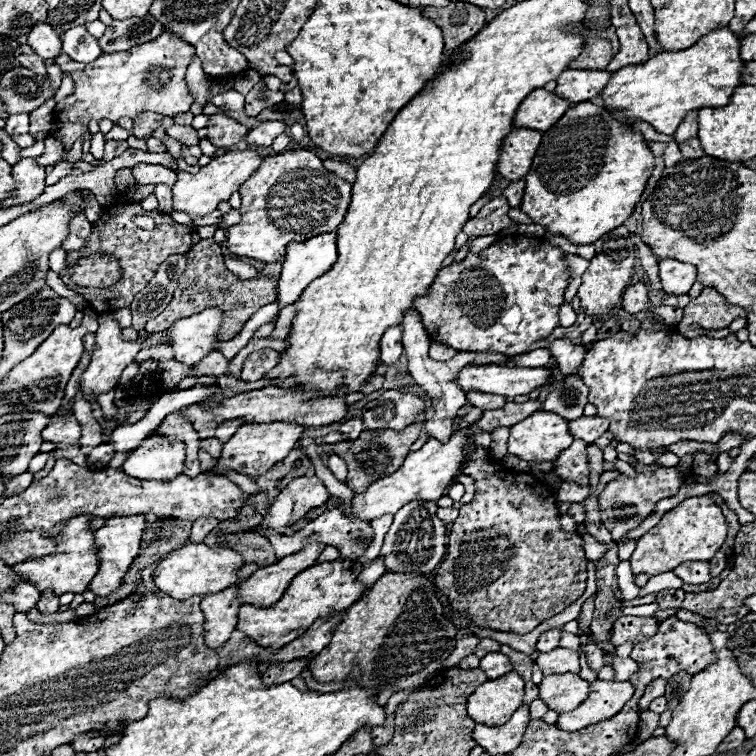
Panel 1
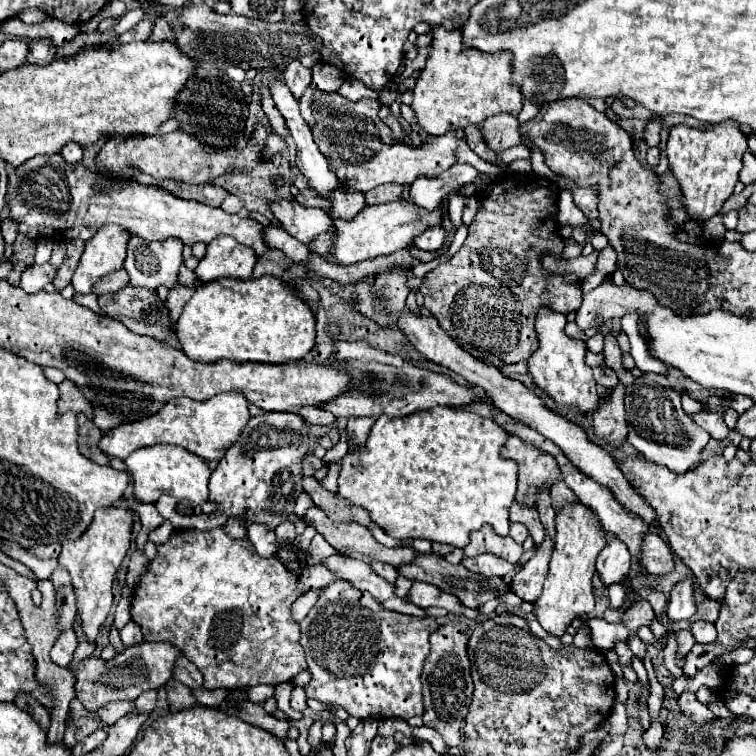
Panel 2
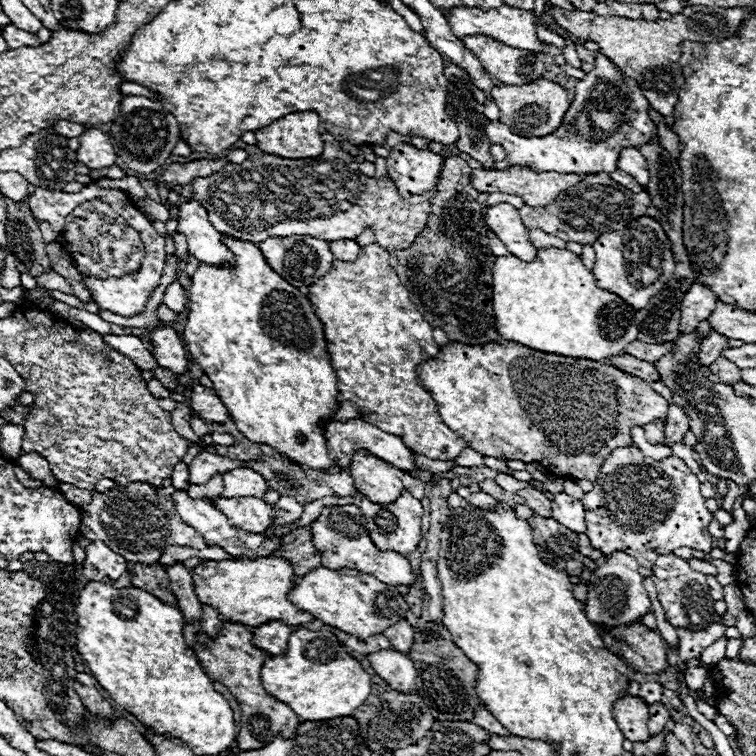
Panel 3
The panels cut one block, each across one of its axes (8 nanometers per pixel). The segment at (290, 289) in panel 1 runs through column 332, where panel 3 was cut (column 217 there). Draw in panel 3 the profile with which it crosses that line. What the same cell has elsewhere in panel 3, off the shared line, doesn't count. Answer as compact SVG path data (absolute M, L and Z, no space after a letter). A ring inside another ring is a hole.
M194 198L180 204L176 230L188 238L188 254L200 262L210 266L234 262L234 258L230 258L230 250L220 242L220 232L208 222L206 210Z

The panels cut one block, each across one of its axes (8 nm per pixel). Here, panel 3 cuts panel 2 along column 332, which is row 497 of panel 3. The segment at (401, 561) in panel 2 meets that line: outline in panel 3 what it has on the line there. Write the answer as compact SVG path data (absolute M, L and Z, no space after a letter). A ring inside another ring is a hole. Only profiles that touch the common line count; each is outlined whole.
M528 488L522 492L522 498L524 498L524 504L530 506L536 514L542 514L544 518L552 516L552 502L542 492Z

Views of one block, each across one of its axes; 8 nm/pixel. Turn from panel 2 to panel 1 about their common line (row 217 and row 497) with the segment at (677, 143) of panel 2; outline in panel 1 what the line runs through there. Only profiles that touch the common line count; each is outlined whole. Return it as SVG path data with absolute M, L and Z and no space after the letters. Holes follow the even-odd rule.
M706 494L686 498L676 508L668 510L662 520L636 542L636 550L630 556L632 572L656 576L662 572L672 572L684 560L710 560L724 544L726 532L726 518L720 506L712 500L712 496Z

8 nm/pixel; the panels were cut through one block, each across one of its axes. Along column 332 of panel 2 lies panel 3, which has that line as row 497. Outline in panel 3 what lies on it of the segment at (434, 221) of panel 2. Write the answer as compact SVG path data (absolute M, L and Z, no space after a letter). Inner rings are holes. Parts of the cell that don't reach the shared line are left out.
M246 496L246 498L218 498L214 502L234 526L240 526L246 532L260 534L270 526L272 518L272 506L266 504L262 498Z

